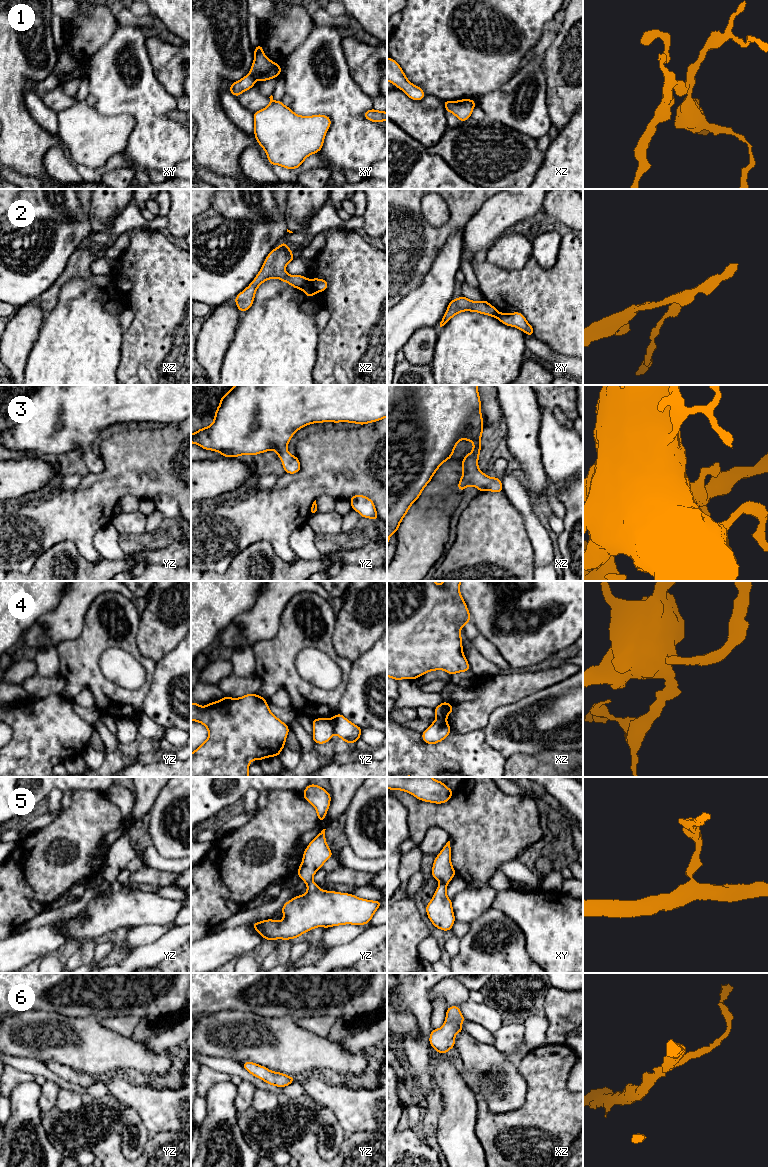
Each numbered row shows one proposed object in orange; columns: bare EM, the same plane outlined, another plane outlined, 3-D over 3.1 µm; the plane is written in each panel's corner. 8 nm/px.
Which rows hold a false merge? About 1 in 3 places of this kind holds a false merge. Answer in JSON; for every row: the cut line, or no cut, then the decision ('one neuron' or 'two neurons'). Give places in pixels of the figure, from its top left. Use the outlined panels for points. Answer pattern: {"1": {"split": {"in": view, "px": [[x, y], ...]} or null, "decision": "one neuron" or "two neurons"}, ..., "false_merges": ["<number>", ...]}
{"1": {"split": {"in": "xy", "px": [[249, 73], [255, 80]]}, "decision": "two neurons"}, "2": {"split": {"in": "xz", "px": [[307, 281], [300, 288]]}, "decision": "two neurons"}, "3": {"split": null, "decision": "one neuron"}, "4": {"split": {"in": "yz", "px": [[327, 719], [334, 731]]}, "decision": "two neurons"}, "5": {"split": null, "decision": "one neuron"}, "6": {"split": null, "decision": "one neuron"}, "false_merges": ["1", "2", "4"]}

